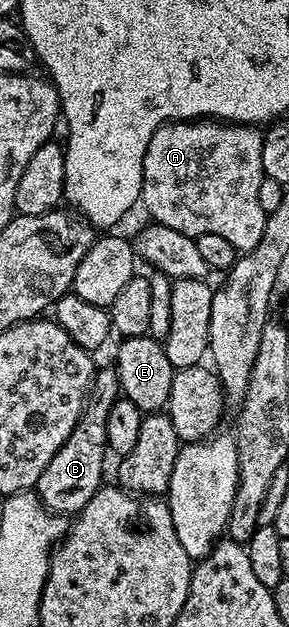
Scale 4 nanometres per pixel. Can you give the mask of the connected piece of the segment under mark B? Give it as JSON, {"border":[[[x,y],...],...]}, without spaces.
{"border":[[[101,368],[85,402],[84,415],[80,417],[70,438],[66,439],[58,454],[50,459],[49,466],[39,476],[34,491],[43,505],[57,516],[70,517],[79,513],[102,487],[104,457],[108,455],[106,419],[109,417],[110,407],[118,400],[119,395],[119,381],[115,368]]]}

